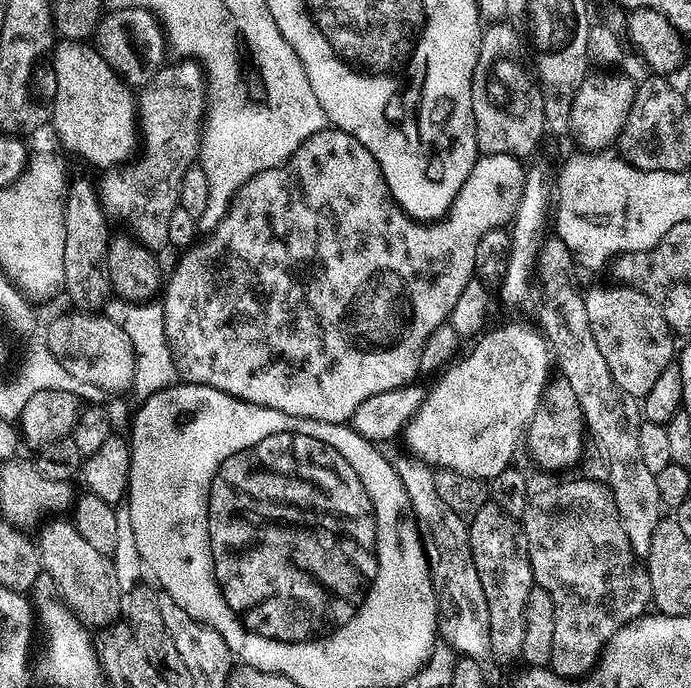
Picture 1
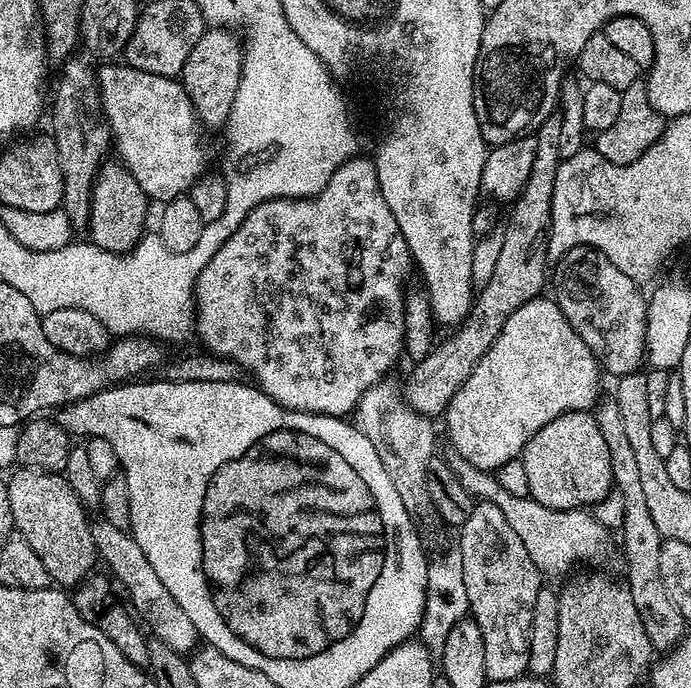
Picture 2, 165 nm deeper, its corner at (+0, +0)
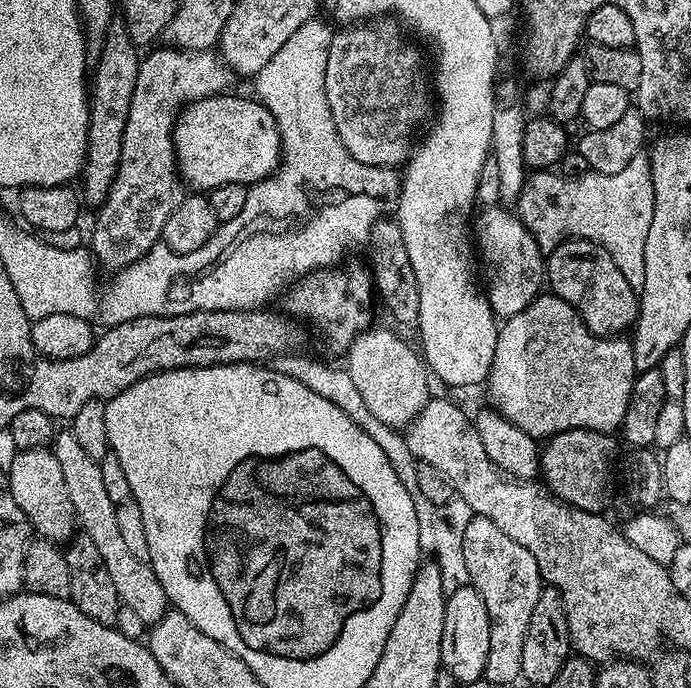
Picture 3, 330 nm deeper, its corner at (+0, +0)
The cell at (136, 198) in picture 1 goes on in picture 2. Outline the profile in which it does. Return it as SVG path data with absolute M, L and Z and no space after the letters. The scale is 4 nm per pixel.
M212 26L203 32L190 50L190 58L182 73L182 83L196 111L196 118L205 129L223 129L234 106L234 94L238 94L238 82L242 74L244 50L242 40L235 31L224 26Z

